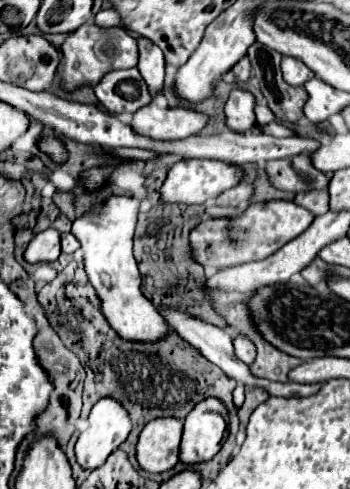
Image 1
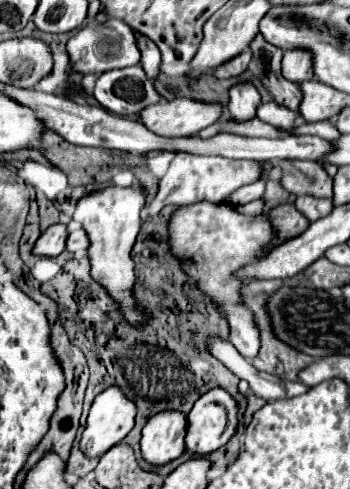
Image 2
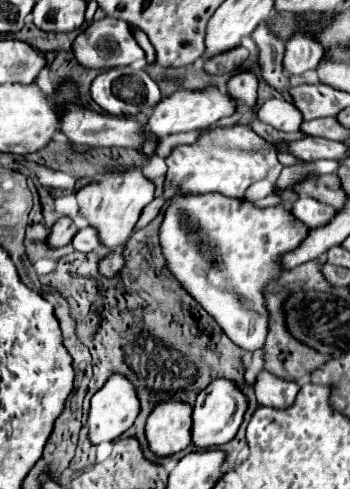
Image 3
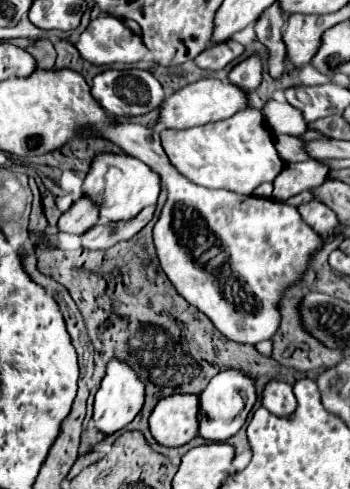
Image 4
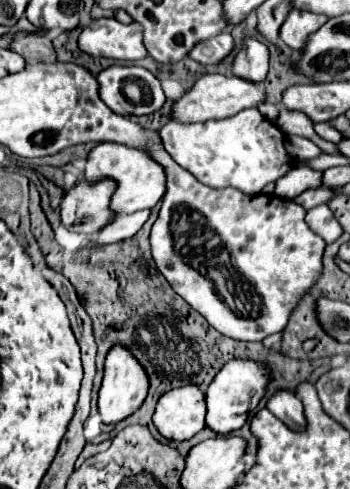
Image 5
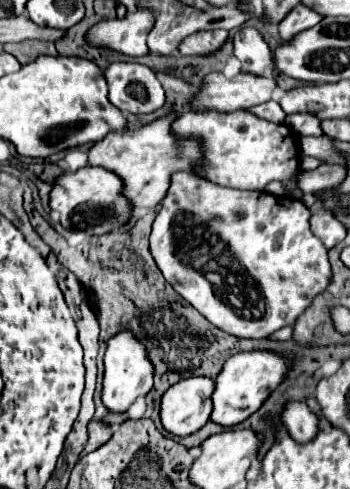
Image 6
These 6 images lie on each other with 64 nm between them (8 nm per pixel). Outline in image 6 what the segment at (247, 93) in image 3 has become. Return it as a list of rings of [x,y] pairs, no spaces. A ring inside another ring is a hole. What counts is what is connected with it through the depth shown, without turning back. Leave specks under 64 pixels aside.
[[[242,28],[234,36],[234,56],[242,62],[242,72],[262,76],[272,64],[272,52],[256,28]]]

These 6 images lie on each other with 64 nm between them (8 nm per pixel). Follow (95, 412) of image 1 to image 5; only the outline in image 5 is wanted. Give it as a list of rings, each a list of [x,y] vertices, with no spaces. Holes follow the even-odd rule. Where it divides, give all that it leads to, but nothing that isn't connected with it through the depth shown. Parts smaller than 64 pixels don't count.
[[[114,346],[106,356],[106,368],[104,368],[104,380],[98,392],[98,414],[104,424],[118,424],[132,416],[144,402],[148,394],[148,376],[140,362],[128,352],[126,348]]]

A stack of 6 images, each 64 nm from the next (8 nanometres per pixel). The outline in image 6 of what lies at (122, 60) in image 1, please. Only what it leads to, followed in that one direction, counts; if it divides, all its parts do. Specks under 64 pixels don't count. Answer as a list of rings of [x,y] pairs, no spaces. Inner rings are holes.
[[[140,10],[134,14],[128,14],[124,20],[100,20],[94,24],[84,40],[92,48],[108,48],[132,58],[148,54],[146,36],[152,30],[154,14]]]

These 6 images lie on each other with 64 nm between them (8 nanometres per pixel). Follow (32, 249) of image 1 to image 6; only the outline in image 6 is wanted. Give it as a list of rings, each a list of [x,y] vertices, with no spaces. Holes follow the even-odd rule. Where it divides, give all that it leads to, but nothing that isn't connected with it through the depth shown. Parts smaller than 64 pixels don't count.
[[[82,168],[58,178],[50,194],[50,208],[60,212],[60,222],[66,230],[84,230],[94,236],[110,234],[124,226],[130,218],[130,204],[122,196],[122,180],[104,168]]]

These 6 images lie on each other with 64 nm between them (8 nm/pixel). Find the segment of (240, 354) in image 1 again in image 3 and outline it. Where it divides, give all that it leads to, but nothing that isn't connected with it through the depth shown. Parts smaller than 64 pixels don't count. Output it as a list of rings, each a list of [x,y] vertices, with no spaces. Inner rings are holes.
[[[220,194],[176,196],[160,228],[160,244],[170,272],[190,296],[222,326],[242,350],[262,348],[268,330],[264,286],[280,276],[280,254],[296,248],[308,226],[286,208],[254,208],[252,202]]]

